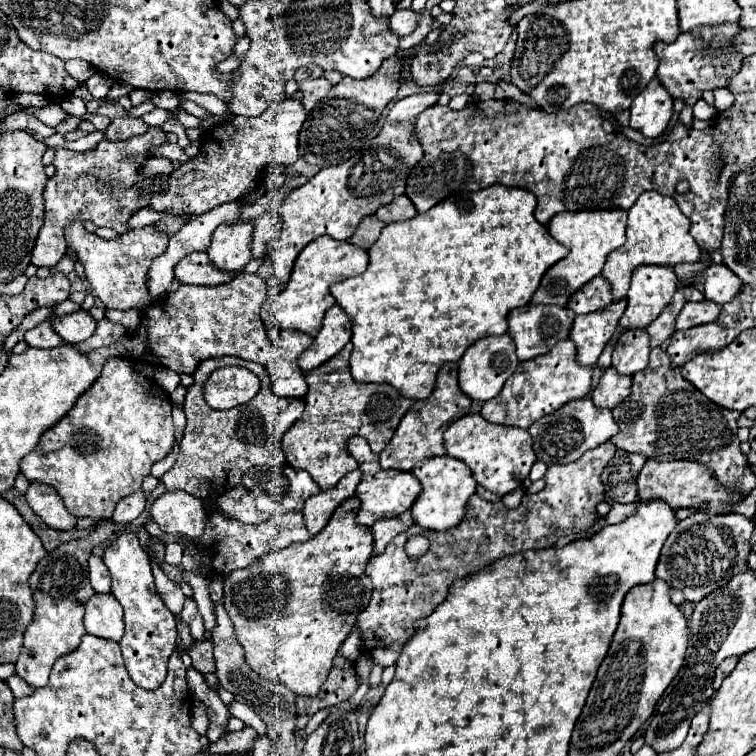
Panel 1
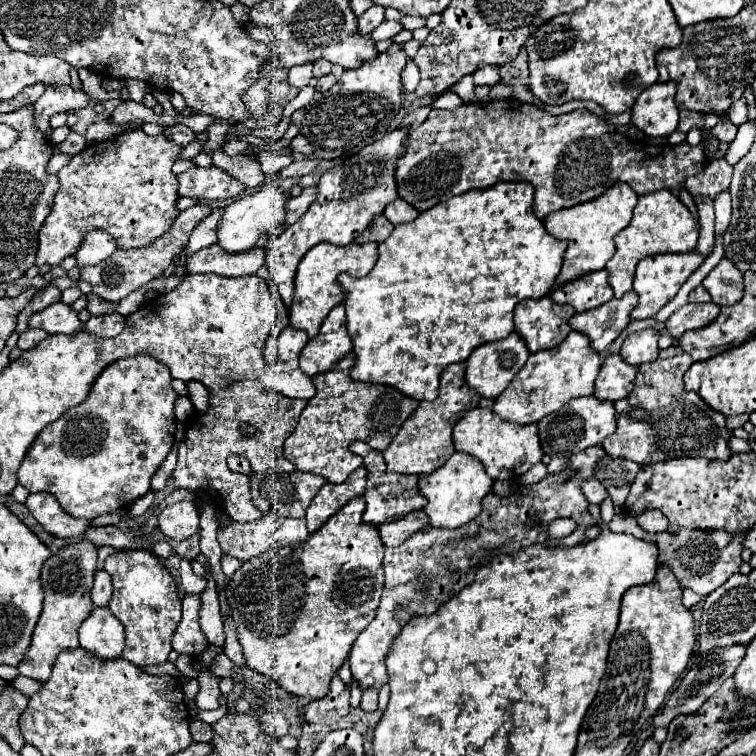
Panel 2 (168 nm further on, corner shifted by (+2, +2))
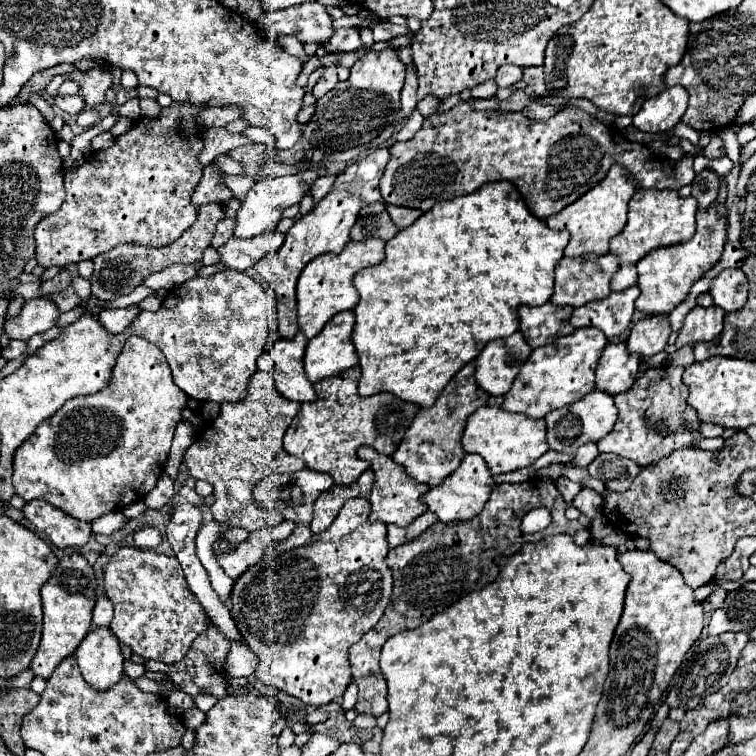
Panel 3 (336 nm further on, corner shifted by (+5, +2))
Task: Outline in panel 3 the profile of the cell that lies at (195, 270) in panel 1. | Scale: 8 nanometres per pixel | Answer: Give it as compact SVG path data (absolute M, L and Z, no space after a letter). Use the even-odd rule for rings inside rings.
M270 230L264 232L260 236L254 236L250 240L238 240L238 238L230 238L224 246L218 248L220 254L220 264L226 270L238 270L238 272L246 272L248 268L252 268L262 256L276 252L284 242L284 234Z

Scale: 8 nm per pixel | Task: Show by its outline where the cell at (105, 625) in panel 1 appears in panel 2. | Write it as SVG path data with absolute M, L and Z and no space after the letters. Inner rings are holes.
M95 608L91 618L87 618L81 628L79 628L79 640L81 640L81 648L87 650L91 656L99 658L99 660L115 660L121 656L123 646L125 646L125 632L121 630L121 622L117 622L117 618L113 618L113 614L109 614L107 608Z

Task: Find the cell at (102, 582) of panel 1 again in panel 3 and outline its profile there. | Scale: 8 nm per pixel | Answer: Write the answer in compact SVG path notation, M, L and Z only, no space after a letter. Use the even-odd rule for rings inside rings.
M102 594L96 598L96 604L94 604L94 610L92 610L92 622L96 626L108 626L110 620L112 620L112 602Z

